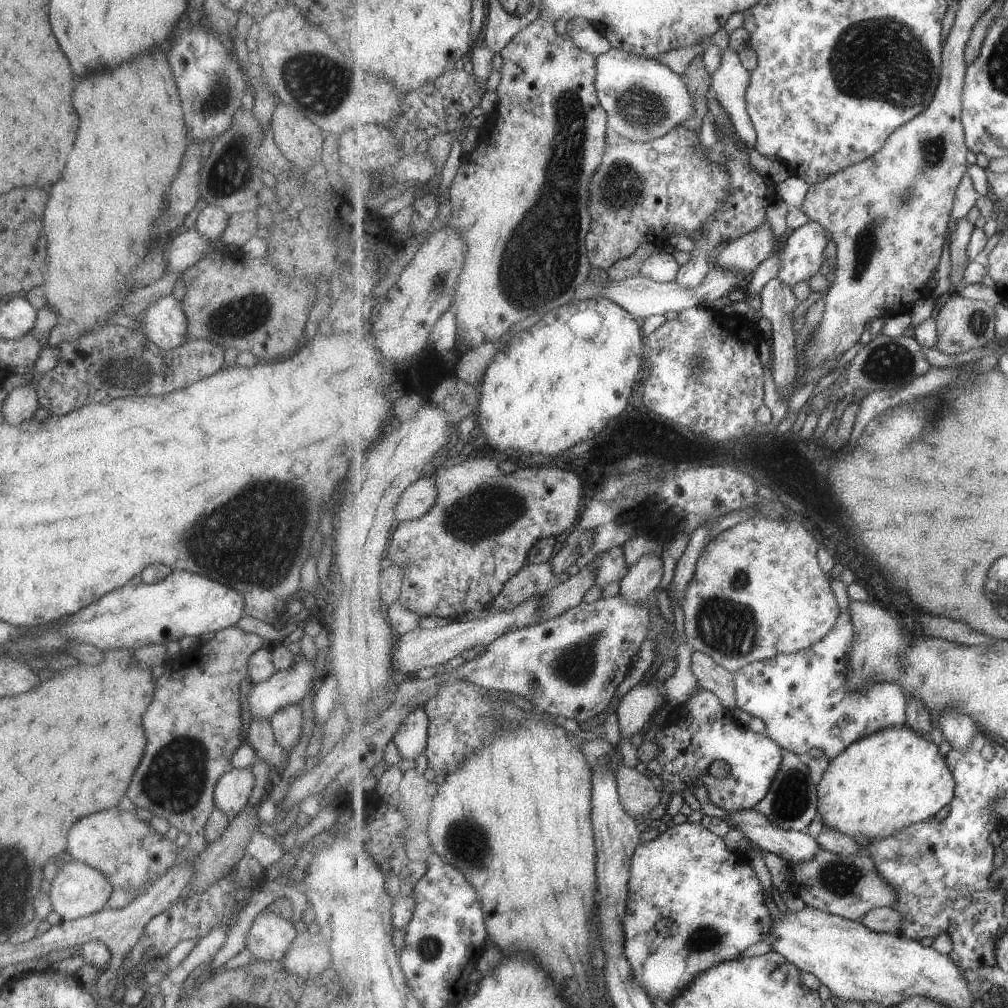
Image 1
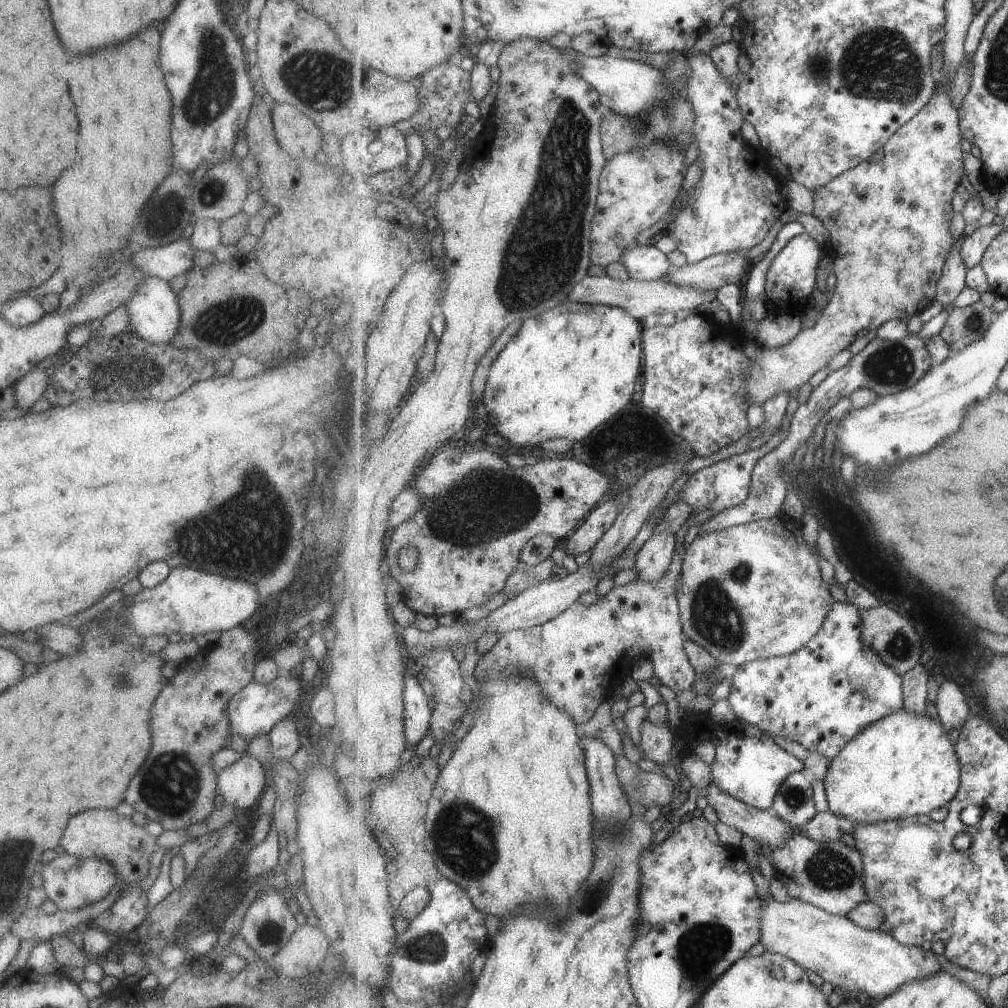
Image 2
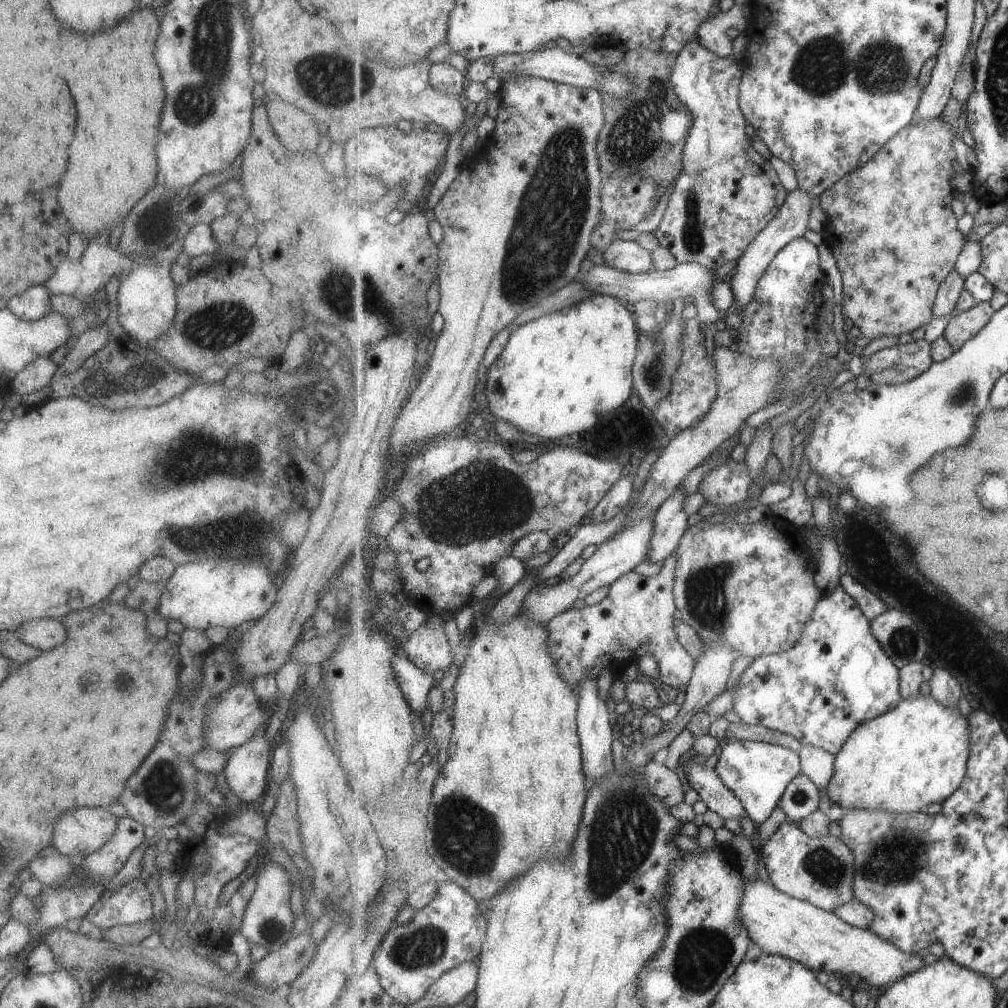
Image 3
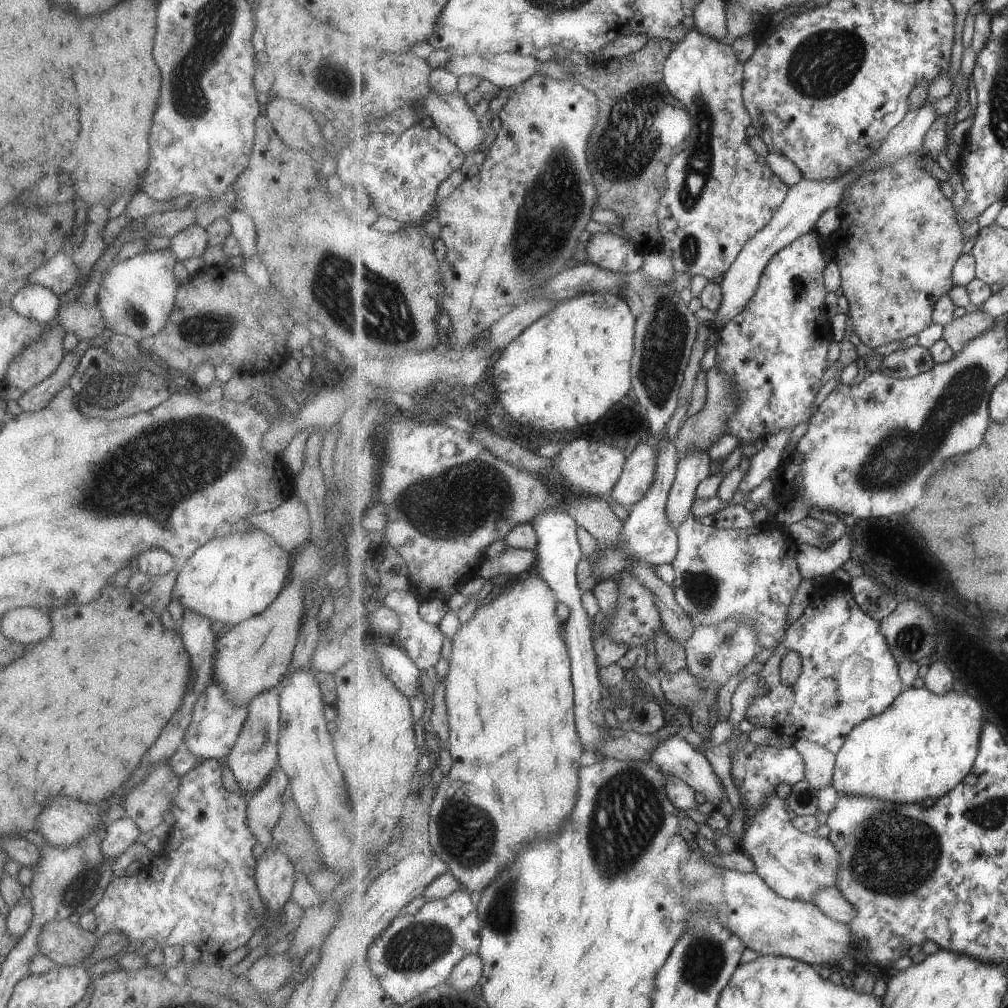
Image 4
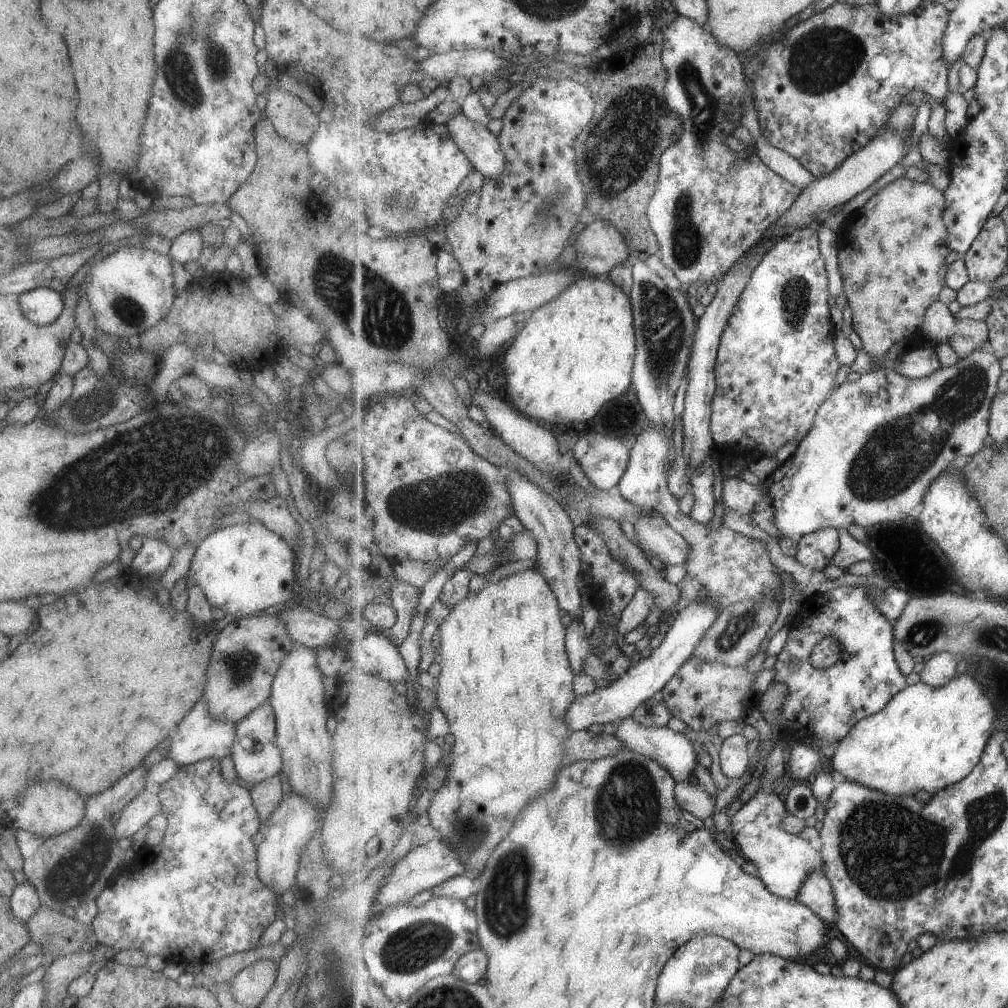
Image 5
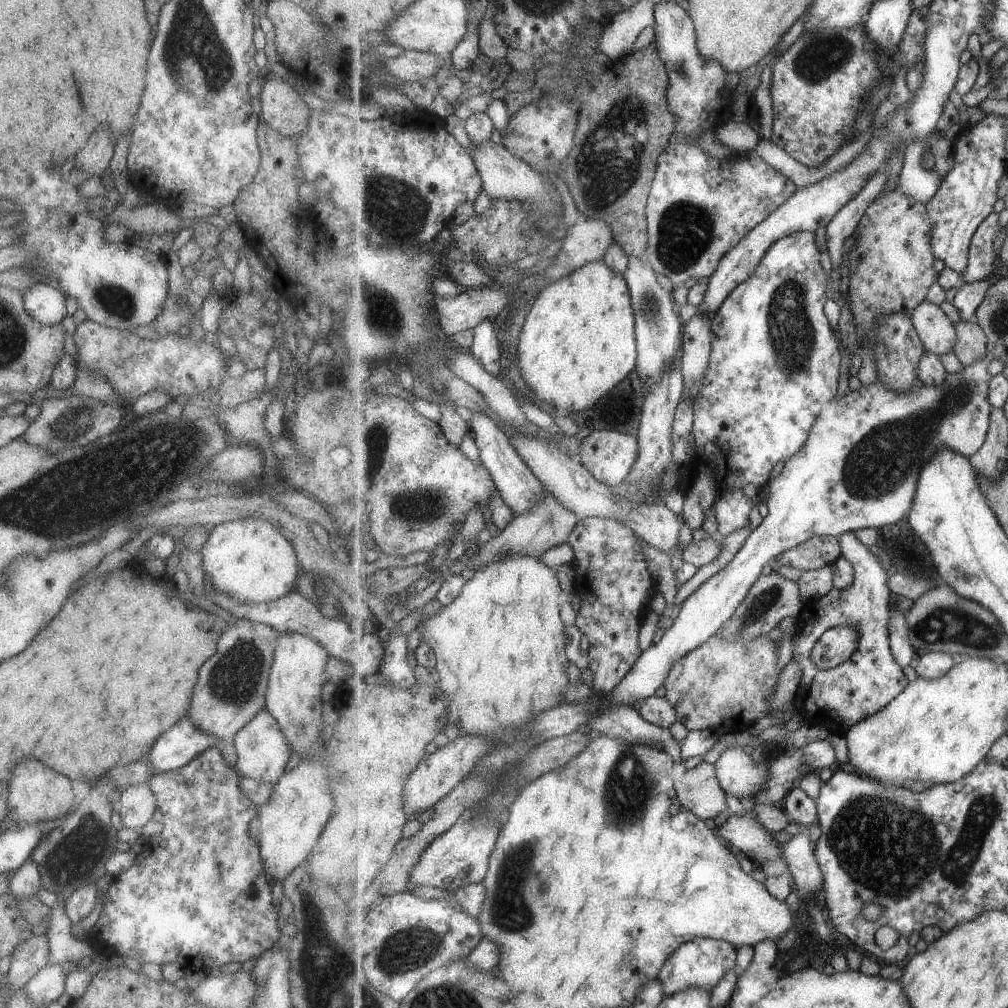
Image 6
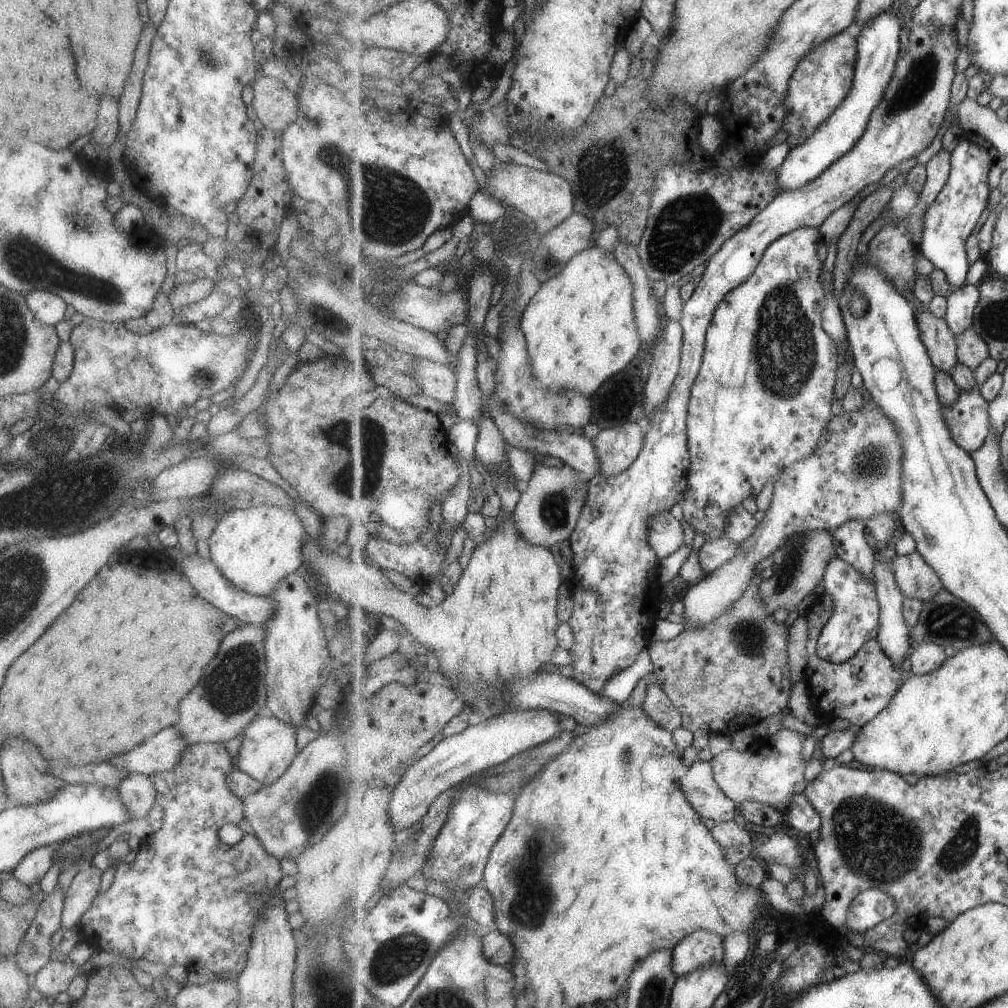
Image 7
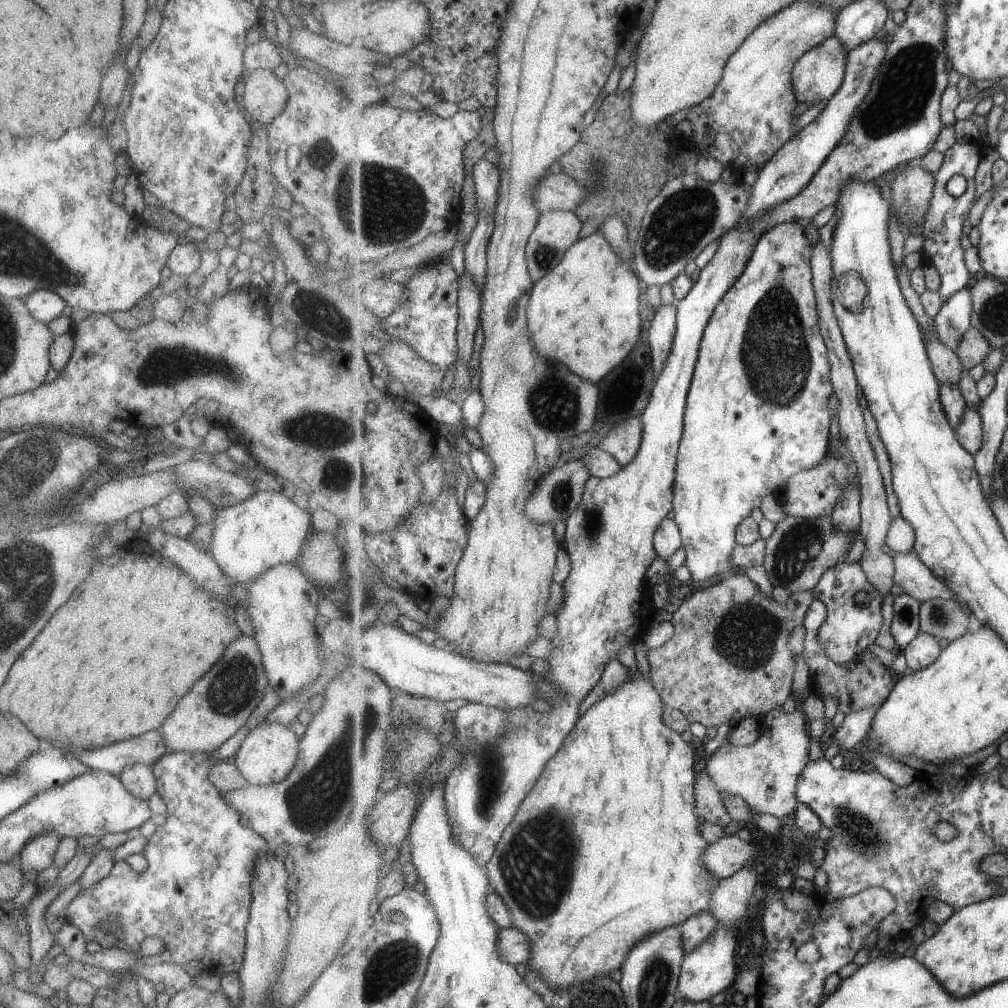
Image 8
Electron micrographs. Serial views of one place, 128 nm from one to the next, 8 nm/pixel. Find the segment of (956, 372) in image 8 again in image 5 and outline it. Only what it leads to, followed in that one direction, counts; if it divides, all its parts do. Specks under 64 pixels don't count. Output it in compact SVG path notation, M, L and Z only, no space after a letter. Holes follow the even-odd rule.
M933 302L929 306L923 324L921 324L921 331L927 338L933 338L937 343L947 342L955 330L957 330L957 318L955 314L949 310L949 306L945 302Z

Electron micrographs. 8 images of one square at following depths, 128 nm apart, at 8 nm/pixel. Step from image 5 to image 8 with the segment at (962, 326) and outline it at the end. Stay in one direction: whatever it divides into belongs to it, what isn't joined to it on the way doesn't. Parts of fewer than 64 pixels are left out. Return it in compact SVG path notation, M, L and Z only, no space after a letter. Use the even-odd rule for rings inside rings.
M975 327L968 328L956 348L965 370L975 368L989 356L993 346L989 339Z

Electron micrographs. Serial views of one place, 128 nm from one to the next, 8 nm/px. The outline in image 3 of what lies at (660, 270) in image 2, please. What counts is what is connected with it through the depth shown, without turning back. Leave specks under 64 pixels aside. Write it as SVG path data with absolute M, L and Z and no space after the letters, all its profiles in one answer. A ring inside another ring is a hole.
M618 238L602 251L602 257L605 265L627 273L650 272L655 264L653 254L647 248L636 241L625 242Z

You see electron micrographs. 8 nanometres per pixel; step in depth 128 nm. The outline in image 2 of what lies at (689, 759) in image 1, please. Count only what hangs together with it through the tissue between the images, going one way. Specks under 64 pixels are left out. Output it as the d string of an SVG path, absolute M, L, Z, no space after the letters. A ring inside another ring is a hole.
M716 721L709 722L709 734L713 734L713 742L717 742L716 759L711 766L713 782L723 792L751 806L771 811L776 794L789 774L805 771L804 760L781 748L773 737L749 736L741 730L741 725L717 726Z

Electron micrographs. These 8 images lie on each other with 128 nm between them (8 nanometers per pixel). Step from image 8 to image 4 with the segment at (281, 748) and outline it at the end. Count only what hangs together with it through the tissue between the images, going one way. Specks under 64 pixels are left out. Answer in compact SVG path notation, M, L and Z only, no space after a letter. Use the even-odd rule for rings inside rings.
M275 687L256 694L247 704L248 713L242 722L242 731L234 745L227 753L227 768L232 772L241 794L253 794L268 778L270 772L278 765L278 694Z

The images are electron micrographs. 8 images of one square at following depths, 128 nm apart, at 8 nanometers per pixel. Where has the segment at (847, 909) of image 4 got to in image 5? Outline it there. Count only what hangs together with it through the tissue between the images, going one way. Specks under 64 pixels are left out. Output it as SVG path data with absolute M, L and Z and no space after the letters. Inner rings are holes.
M813 872L805 880L797 900L809 906L824 922L835 923L839 912L835 906L835 894L831 880L824 872Z

